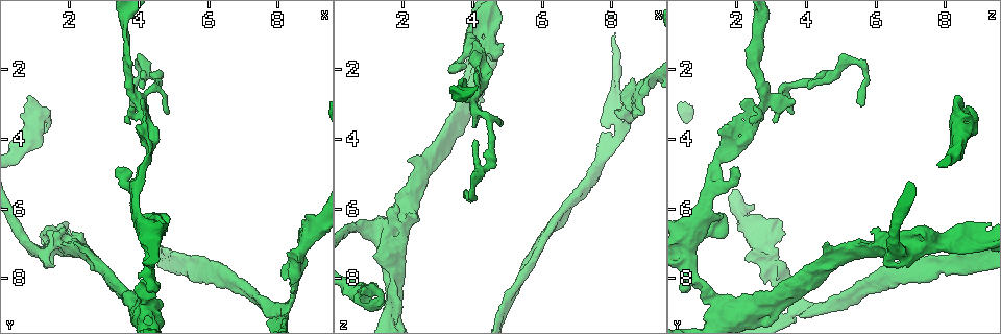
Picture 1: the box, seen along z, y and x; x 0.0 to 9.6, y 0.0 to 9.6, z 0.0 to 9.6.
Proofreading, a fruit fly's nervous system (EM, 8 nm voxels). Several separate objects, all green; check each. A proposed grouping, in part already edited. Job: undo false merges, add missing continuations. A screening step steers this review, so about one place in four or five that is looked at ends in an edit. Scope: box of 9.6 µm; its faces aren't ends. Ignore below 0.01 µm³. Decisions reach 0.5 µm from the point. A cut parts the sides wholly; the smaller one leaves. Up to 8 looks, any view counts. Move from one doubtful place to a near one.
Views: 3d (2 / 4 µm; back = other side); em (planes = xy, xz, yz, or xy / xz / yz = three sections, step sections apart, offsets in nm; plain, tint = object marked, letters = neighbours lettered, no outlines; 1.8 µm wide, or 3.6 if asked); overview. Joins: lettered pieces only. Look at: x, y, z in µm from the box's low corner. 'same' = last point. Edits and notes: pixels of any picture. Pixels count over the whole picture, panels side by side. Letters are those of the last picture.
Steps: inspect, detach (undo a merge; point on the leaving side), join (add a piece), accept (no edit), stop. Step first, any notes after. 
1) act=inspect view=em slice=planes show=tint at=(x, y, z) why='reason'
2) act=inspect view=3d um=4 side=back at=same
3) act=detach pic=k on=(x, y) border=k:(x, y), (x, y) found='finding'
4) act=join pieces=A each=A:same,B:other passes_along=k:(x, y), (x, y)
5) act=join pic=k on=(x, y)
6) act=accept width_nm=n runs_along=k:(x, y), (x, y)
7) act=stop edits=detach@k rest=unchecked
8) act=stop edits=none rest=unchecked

act=inspect view=em slice=planes show=letters at=(1.65, 7.10, 6.95)

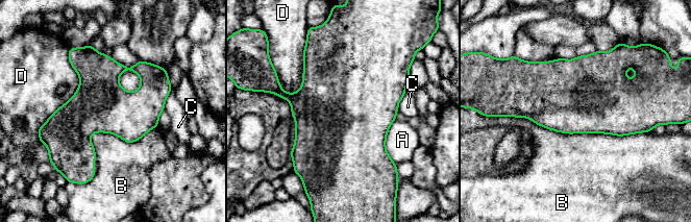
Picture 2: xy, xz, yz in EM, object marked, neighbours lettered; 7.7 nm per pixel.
act=accept each=A:other,B:other,C:other,D:other border=2:(504, 116), (569, 133), (645, 132) found='all the same cell'

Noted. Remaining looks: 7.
act=inspect view=em slice=xy step=8 show=tint at=(4.05, 2.95, 3.70) why='branch stops here'

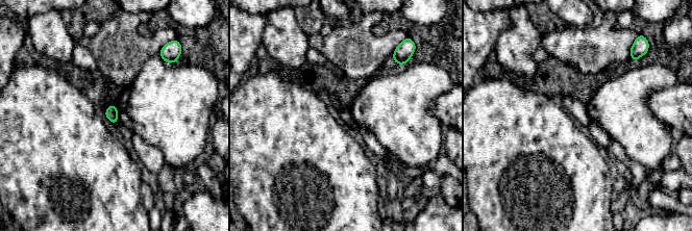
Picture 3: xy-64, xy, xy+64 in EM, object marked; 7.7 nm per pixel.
act=inspect view=em slice=planes show=letters at=same

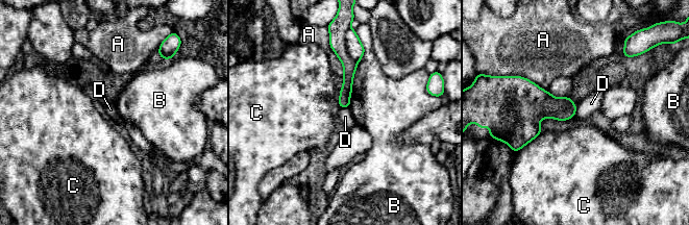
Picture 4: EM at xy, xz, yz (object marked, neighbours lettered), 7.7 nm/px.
act=detach pic=4 on=(355, 49) each=A:other,B:other,C:other,D:other border=4:(345, 39), (347, 52), (358, 61) found='two cells meet here'

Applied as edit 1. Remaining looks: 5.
act=inspect view=overview

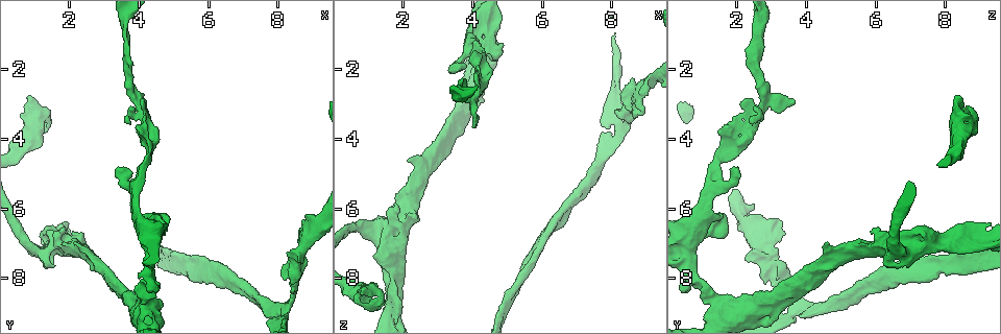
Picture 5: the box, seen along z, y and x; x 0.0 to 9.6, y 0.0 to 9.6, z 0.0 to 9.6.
act=inspect view=em slice=planes show=tint at=(4.60, 6.30, 1.30)

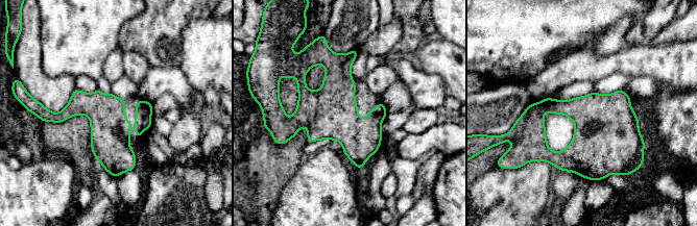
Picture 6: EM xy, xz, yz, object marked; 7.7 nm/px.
act=inspect view=em slice=planes show=letters at=same

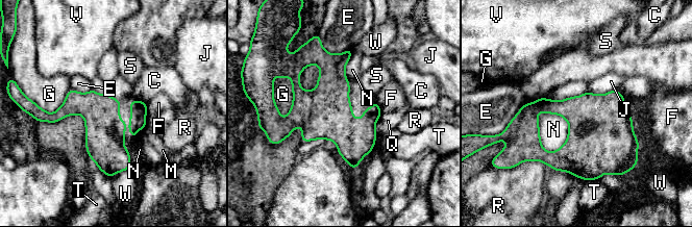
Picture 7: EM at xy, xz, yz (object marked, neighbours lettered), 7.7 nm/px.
act=accept each=C:other,E:other,F:other,G:other,J:other,M:other,N:other,Q:other,R:other,S:other,T:other,V:other,W:other border=7:(537, 110), (540, 144), (555, 151) found='one cell here'

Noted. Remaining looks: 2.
act=inspect view=em slice=planes show=tint at=(4.40, 9.05, 1.20) why='touches itself'

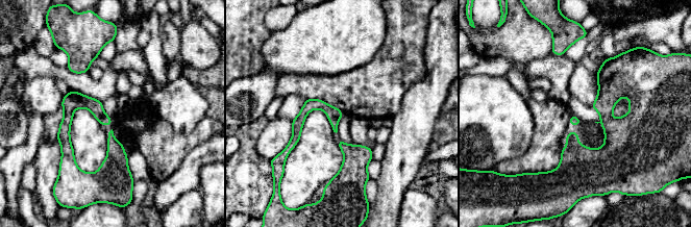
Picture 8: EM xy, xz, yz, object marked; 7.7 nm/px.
act=inspect view=em slice=planes show=letters at=same

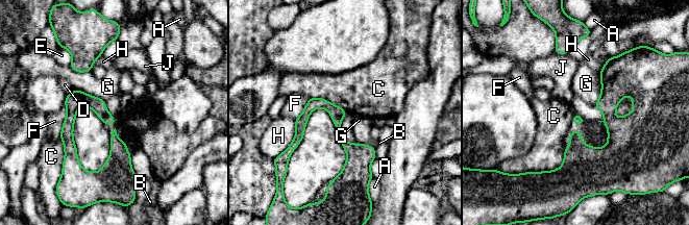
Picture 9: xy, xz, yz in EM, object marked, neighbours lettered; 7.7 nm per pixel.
act=accept longest_contact=C:320nm each=A:other,B:other,C:other,D:other,E:other,F:other,G:other,H:other,J:other found='one cell here'

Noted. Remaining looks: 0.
act=stop edits=detach@4 rest=unchecked

